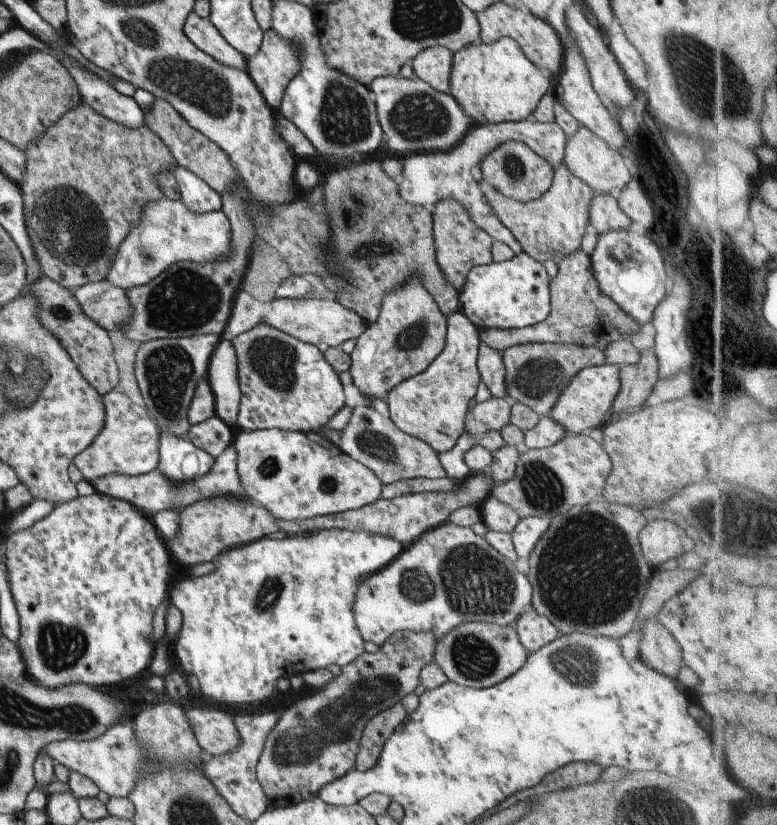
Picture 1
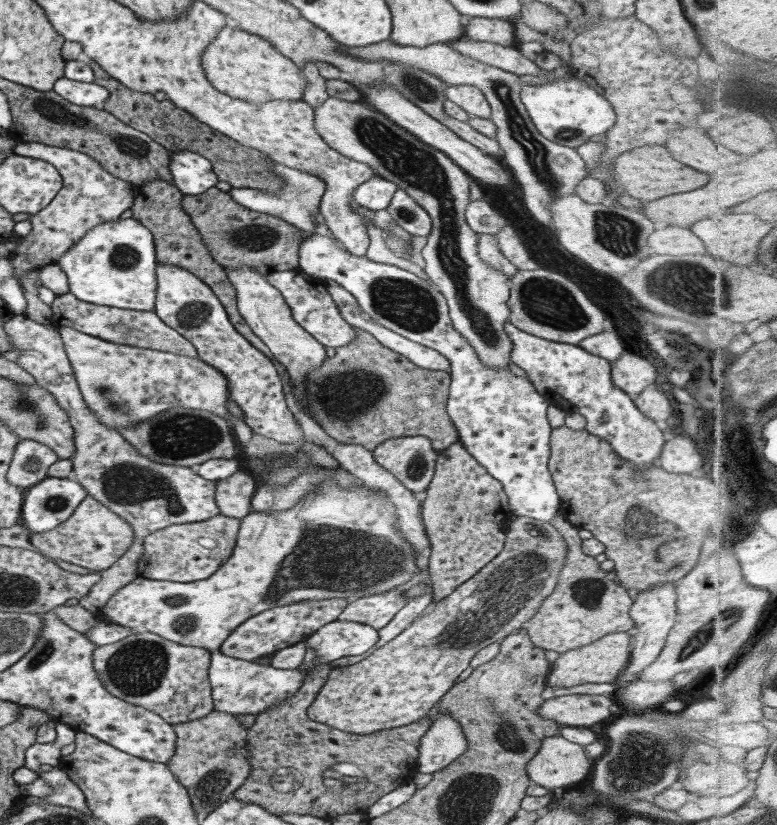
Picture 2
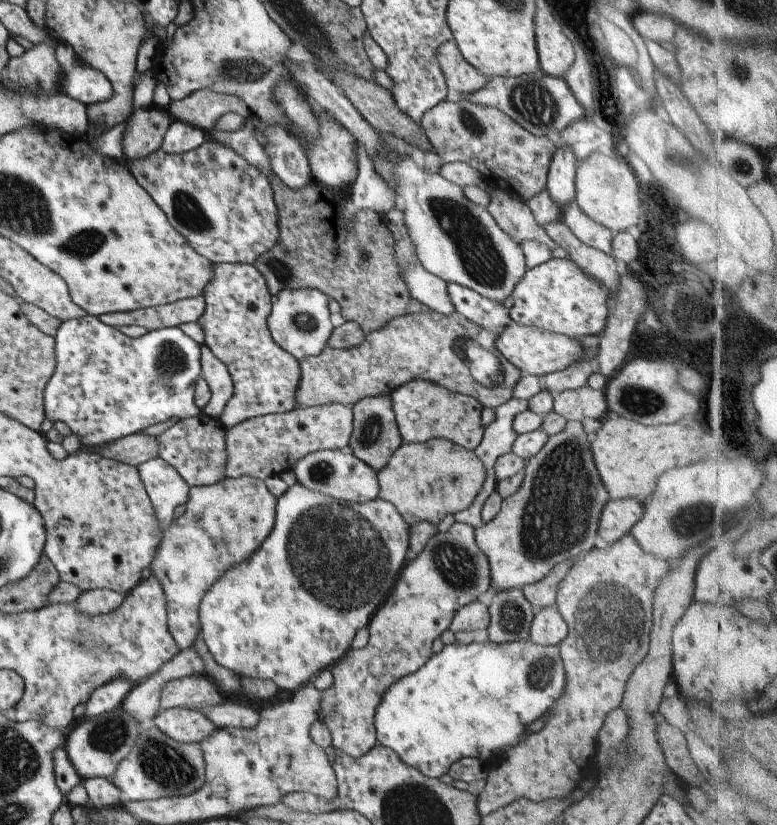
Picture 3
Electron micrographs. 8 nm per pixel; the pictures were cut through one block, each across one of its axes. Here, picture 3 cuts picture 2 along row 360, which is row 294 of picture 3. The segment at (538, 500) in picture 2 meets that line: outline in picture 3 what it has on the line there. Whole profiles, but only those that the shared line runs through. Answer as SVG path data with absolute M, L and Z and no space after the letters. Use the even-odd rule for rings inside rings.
M446 283L445 291L454 312L478 327L497 333L512 322L507 308L503 308L501 303L482 298L470 288Z

